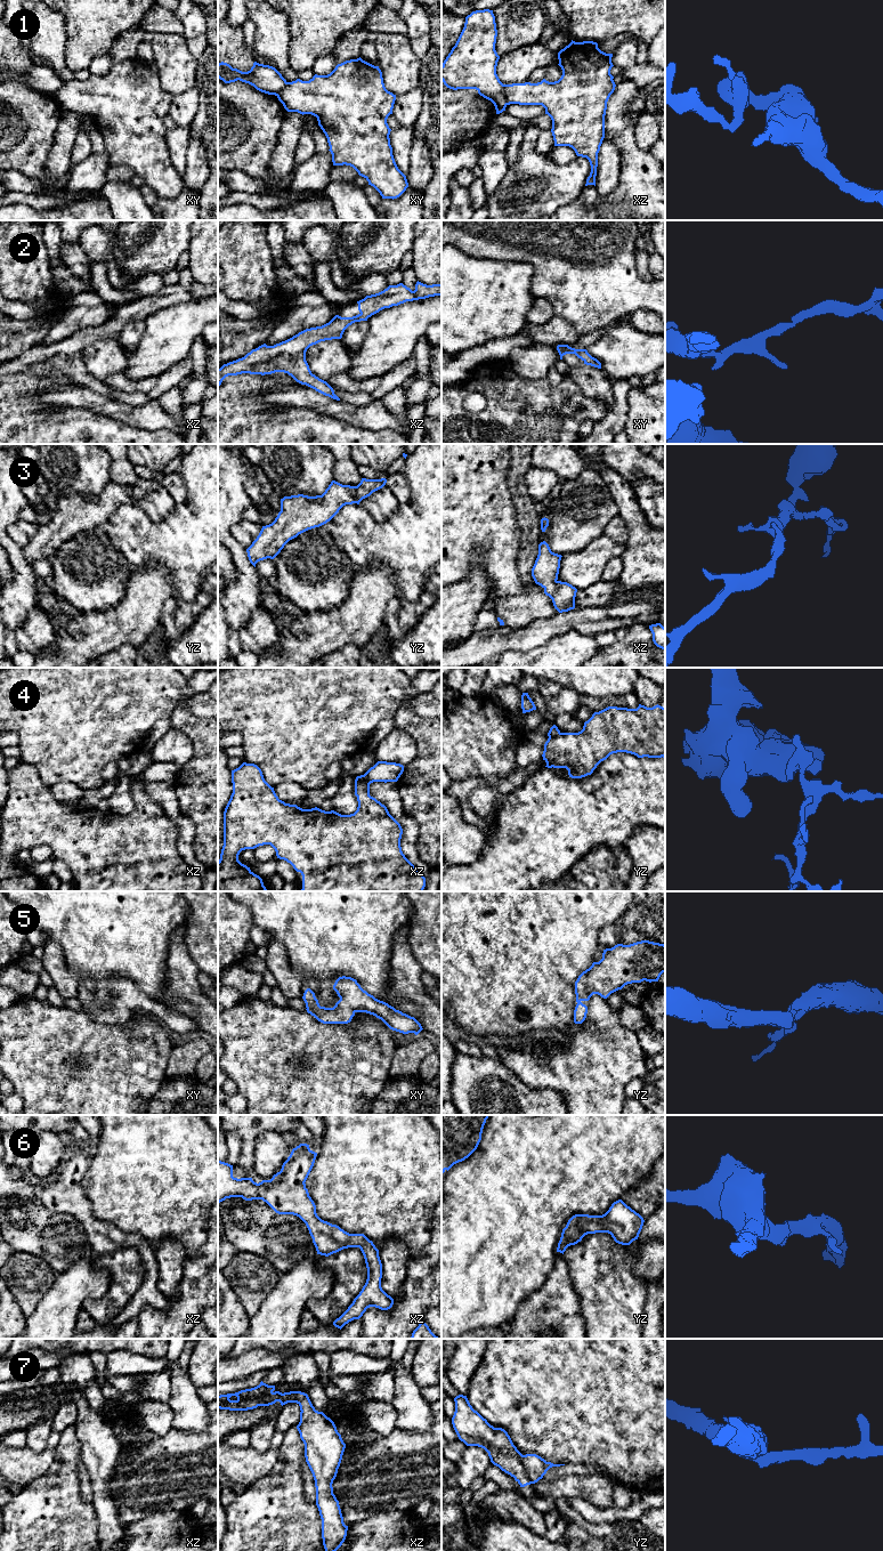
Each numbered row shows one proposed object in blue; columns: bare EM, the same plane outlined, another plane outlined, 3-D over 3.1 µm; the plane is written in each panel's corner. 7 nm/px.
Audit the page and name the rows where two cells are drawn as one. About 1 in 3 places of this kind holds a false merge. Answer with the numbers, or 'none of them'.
1, 4

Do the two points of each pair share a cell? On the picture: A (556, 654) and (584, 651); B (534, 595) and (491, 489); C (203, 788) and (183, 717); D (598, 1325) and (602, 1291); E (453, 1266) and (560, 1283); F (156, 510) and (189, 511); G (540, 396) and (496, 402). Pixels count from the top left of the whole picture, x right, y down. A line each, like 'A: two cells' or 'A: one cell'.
A: one cell
B: one cell
C: one cell
D: one cell
E: two cells
F: two cells
G: one cell

